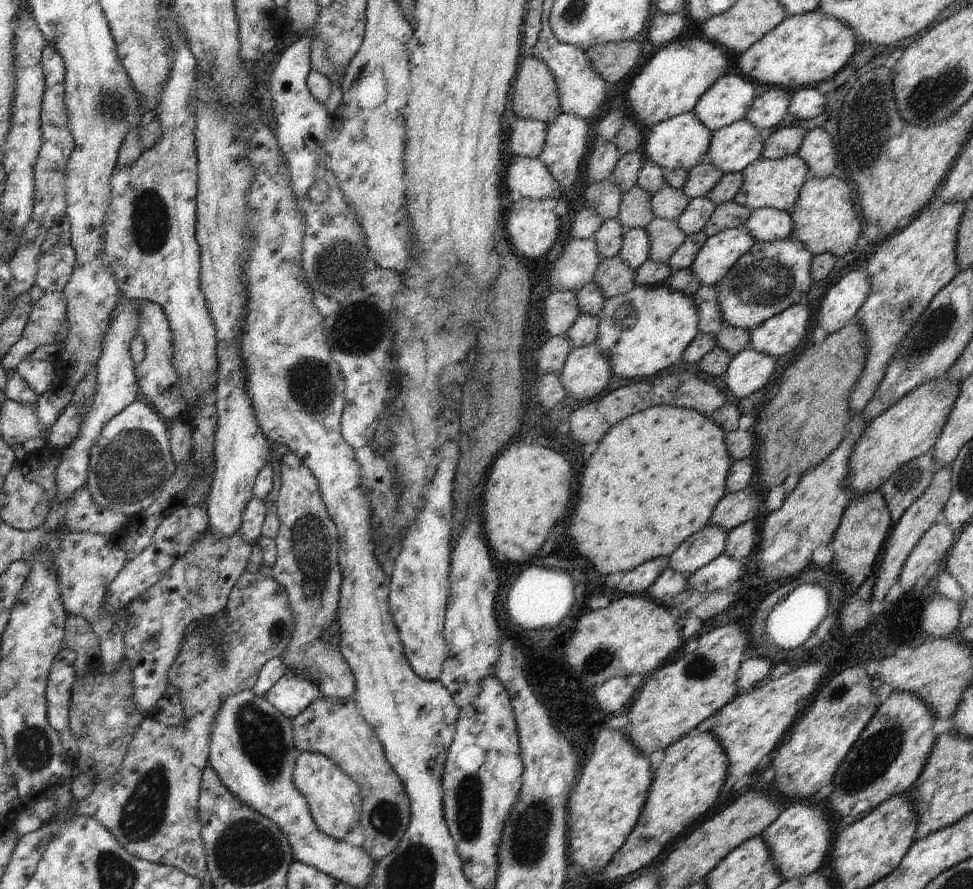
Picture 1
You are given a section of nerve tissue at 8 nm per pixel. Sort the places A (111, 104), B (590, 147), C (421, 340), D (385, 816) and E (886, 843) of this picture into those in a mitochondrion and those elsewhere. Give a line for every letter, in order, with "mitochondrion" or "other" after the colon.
A: mitochondrion
B: other
C: other
D: mitochondrion
E: other

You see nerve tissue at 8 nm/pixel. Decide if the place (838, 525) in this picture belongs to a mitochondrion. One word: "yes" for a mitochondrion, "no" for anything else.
no

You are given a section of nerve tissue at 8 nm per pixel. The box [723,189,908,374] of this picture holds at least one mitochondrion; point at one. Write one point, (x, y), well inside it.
(766, 281)

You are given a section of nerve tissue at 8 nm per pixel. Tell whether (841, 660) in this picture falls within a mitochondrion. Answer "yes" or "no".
no

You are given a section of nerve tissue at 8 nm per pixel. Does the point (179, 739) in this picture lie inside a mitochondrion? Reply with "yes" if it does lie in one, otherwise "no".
no

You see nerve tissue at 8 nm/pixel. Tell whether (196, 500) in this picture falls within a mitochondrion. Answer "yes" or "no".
no

